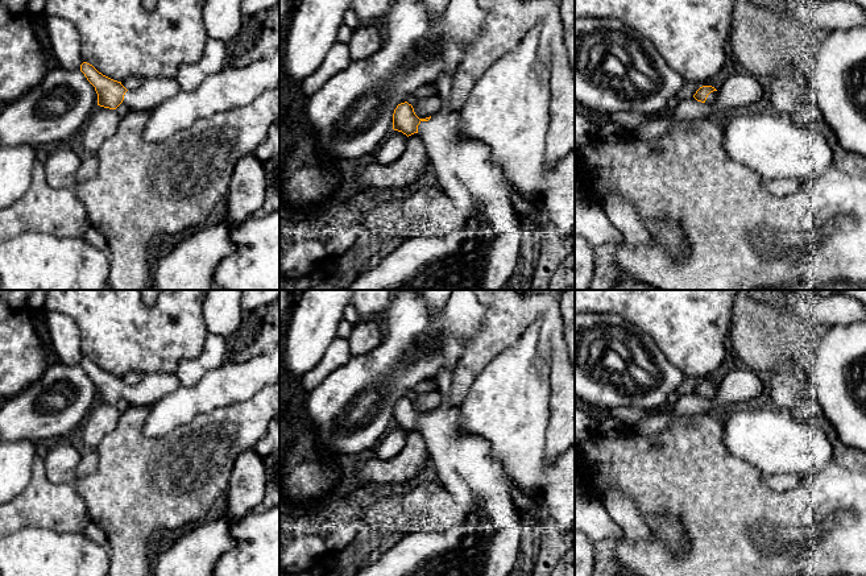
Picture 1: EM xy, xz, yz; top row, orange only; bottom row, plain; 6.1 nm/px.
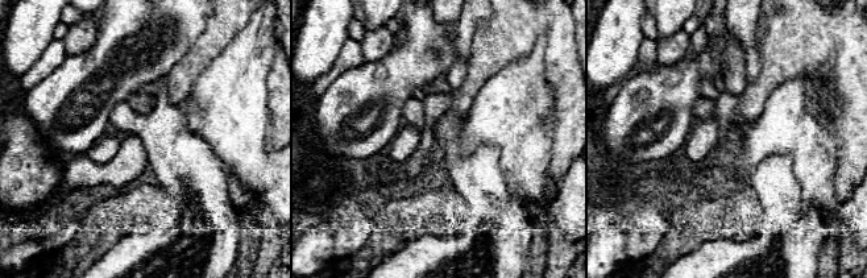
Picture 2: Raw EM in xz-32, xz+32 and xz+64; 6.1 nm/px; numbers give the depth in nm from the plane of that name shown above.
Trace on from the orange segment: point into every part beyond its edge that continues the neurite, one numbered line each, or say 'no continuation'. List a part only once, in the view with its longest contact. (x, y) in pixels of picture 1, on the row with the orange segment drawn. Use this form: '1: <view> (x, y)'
1: xz (481, 252)

